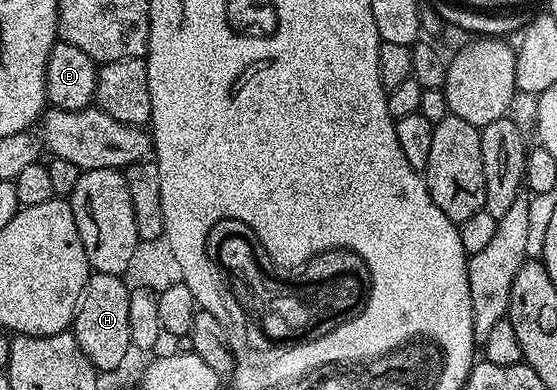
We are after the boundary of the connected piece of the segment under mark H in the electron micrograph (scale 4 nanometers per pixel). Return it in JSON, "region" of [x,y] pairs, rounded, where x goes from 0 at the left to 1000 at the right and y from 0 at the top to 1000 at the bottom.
{"region":[[[162,700],[160,728],[145,759],[145,777],[138,782],[138,805],[131,815],[131,869],[142,882],[149,913],[156,913],[160,931],[178,954],[212,941],[235,879],[233,736],[224,733],[224,718],[214,703]]]}

